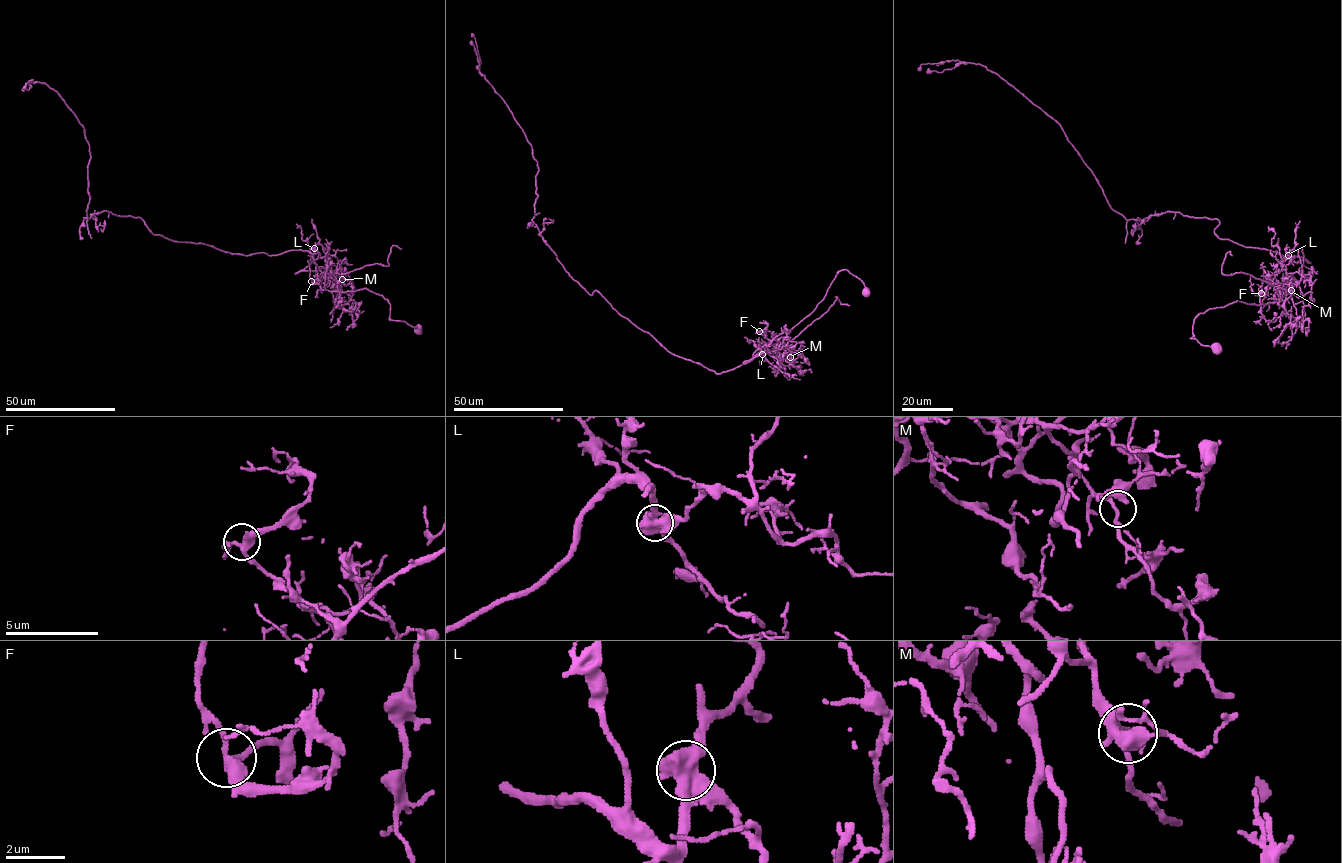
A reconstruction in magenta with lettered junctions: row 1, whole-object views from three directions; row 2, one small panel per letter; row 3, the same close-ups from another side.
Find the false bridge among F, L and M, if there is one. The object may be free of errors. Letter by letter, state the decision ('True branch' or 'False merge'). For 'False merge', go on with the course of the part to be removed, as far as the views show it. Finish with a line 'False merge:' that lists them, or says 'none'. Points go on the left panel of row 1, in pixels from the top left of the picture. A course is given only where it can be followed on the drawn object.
F: True branch
L: False merge. Course of the part to remove: (314, 248), (325, 258), (329, 270), (340, 274), (365, 265), (389, 264), (390, 248), (397, 245), (401, 249)
M: True branch
False merge: L

